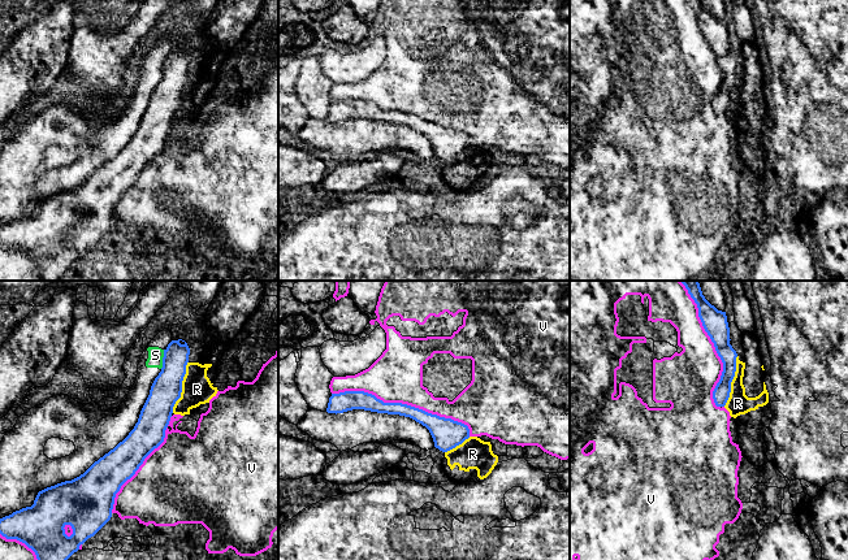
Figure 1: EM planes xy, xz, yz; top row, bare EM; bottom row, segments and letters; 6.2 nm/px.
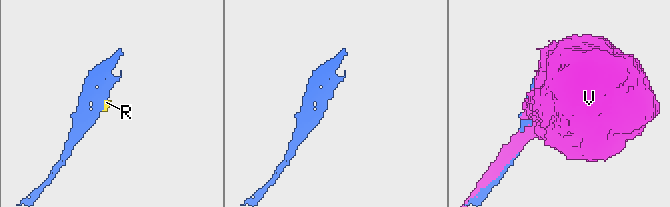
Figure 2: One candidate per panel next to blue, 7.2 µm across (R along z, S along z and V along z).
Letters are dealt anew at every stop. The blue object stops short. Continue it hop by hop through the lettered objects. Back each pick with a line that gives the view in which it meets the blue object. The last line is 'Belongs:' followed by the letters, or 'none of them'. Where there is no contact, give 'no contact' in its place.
Belongs: none of them

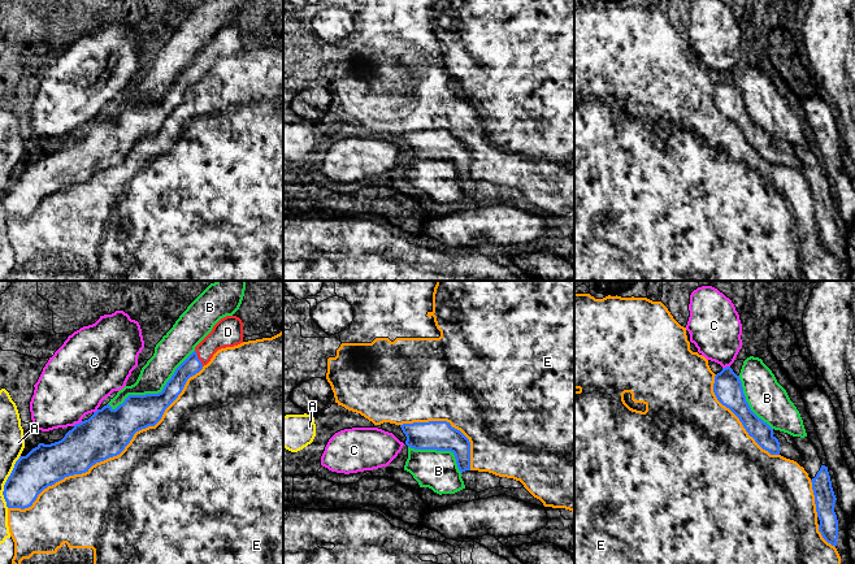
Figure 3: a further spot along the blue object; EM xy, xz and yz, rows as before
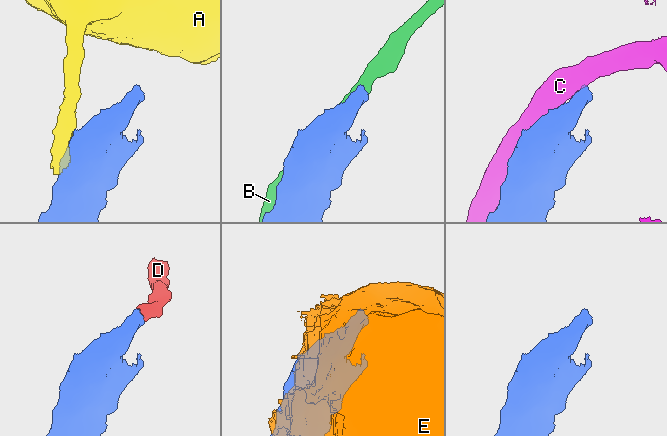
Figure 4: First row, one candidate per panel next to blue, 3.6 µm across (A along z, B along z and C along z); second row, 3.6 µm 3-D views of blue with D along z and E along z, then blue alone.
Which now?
D: contact in xy
Belongs: D

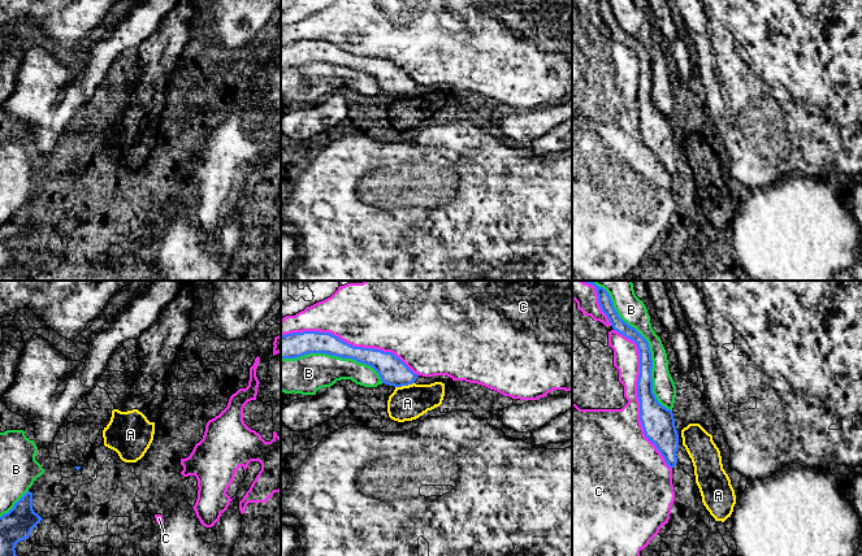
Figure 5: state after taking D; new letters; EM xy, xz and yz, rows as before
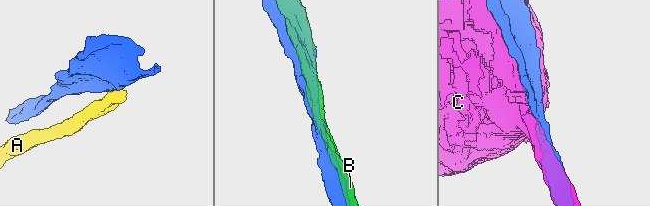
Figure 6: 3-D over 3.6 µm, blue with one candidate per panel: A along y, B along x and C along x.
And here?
Belongs: none of them

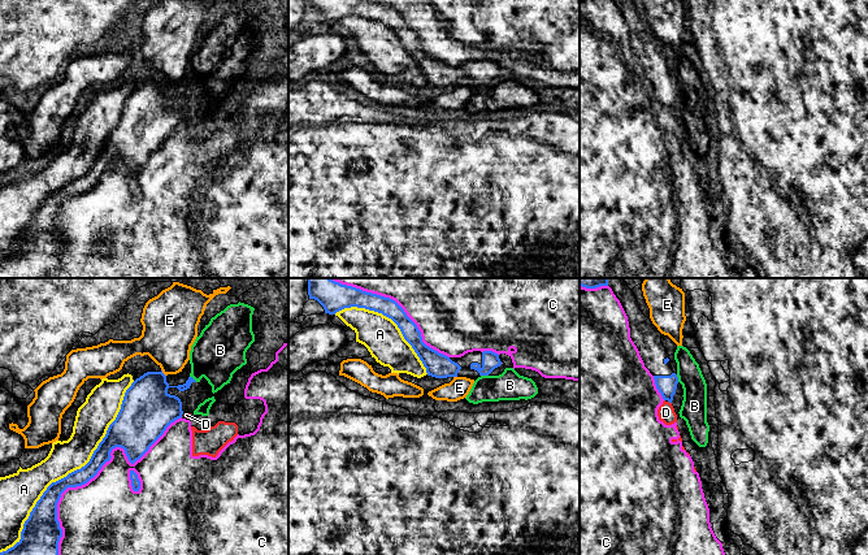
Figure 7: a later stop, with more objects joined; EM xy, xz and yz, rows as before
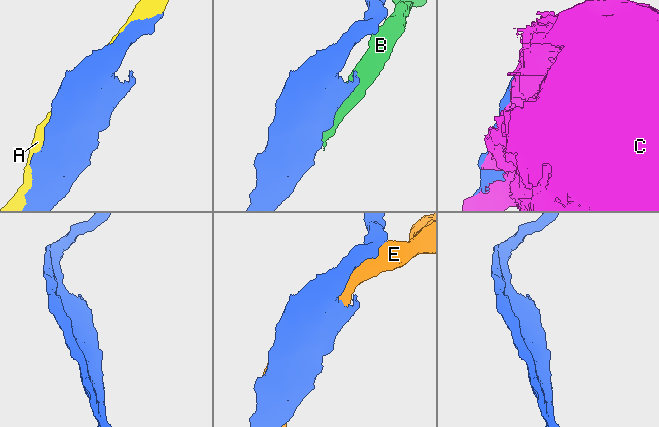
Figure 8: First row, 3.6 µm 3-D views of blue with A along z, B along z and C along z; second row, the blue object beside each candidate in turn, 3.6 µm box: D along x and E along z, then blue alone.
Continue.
Belongs: none of them

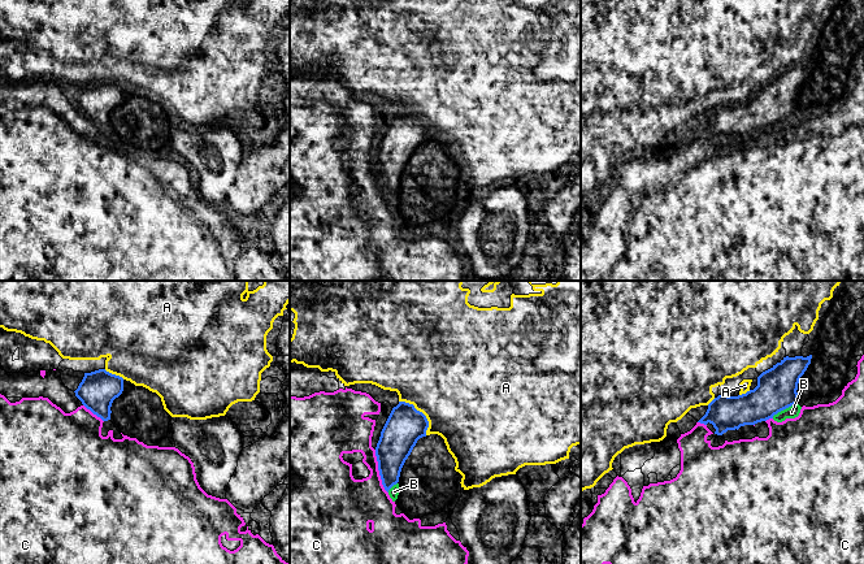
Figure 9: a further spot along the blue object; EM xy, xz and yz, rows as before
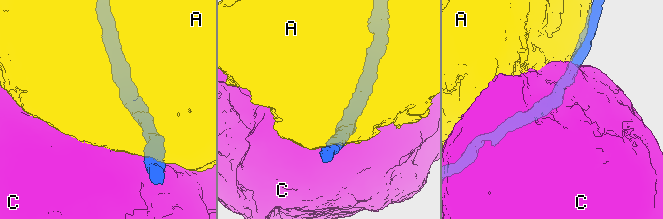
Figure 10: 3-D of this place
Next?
Belongs: none of them

